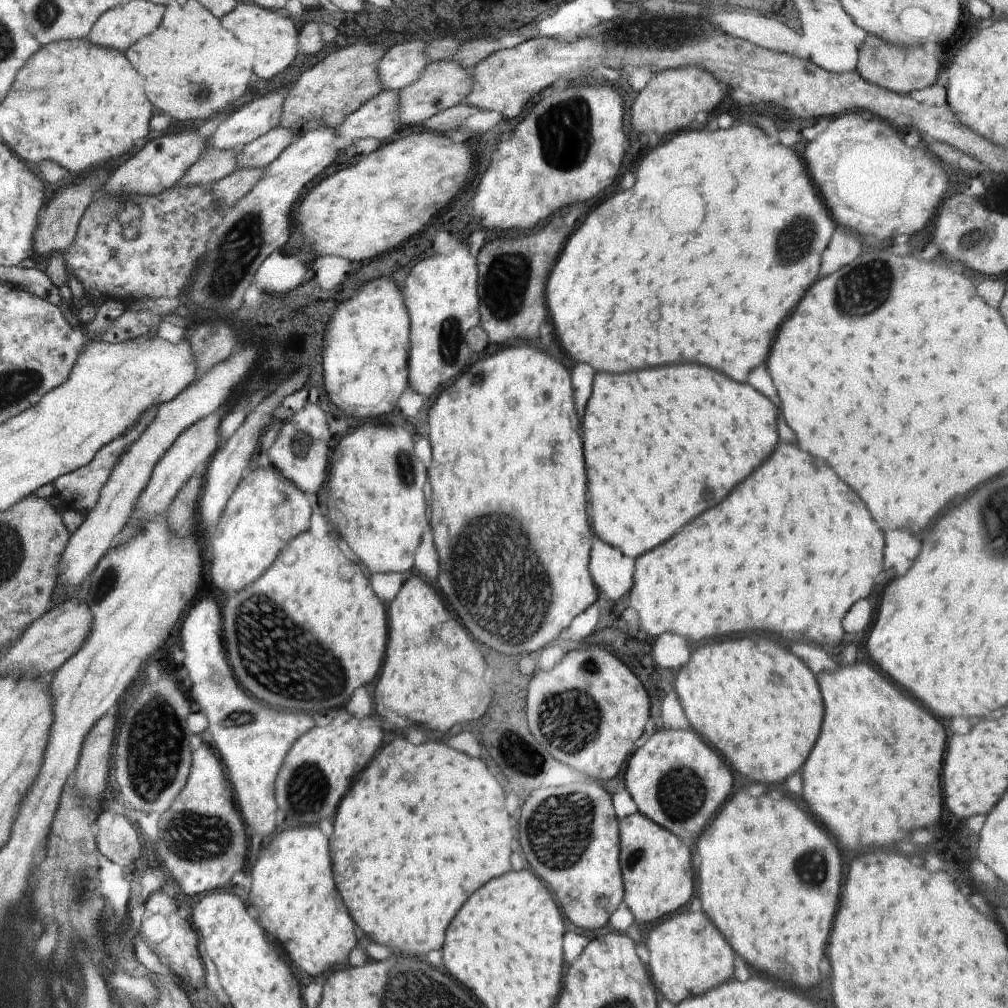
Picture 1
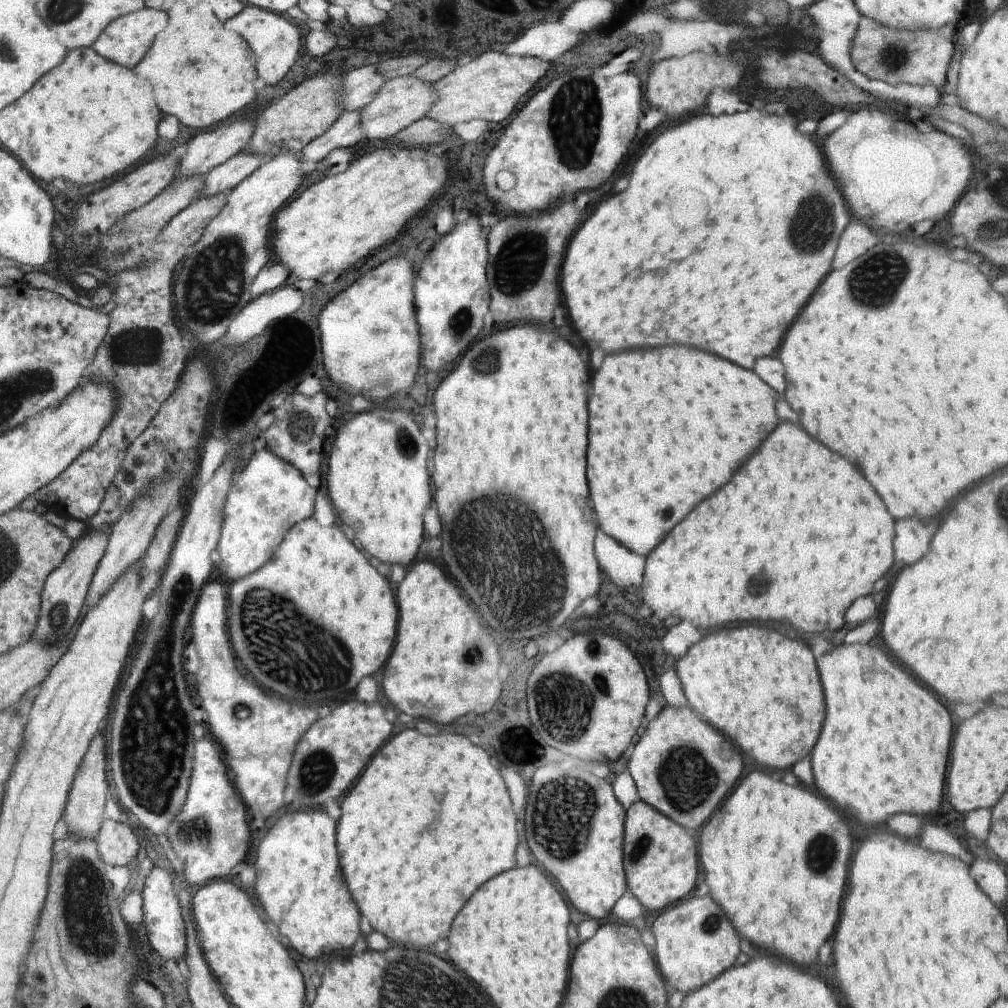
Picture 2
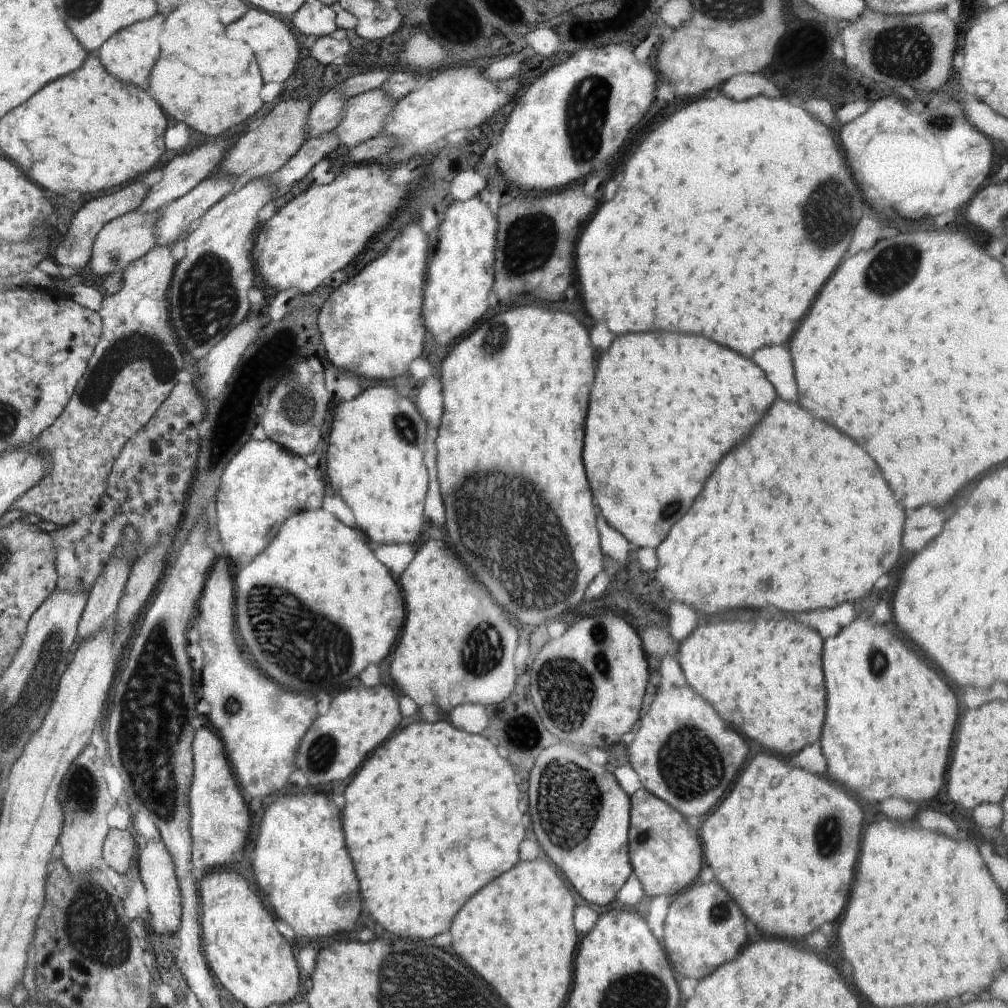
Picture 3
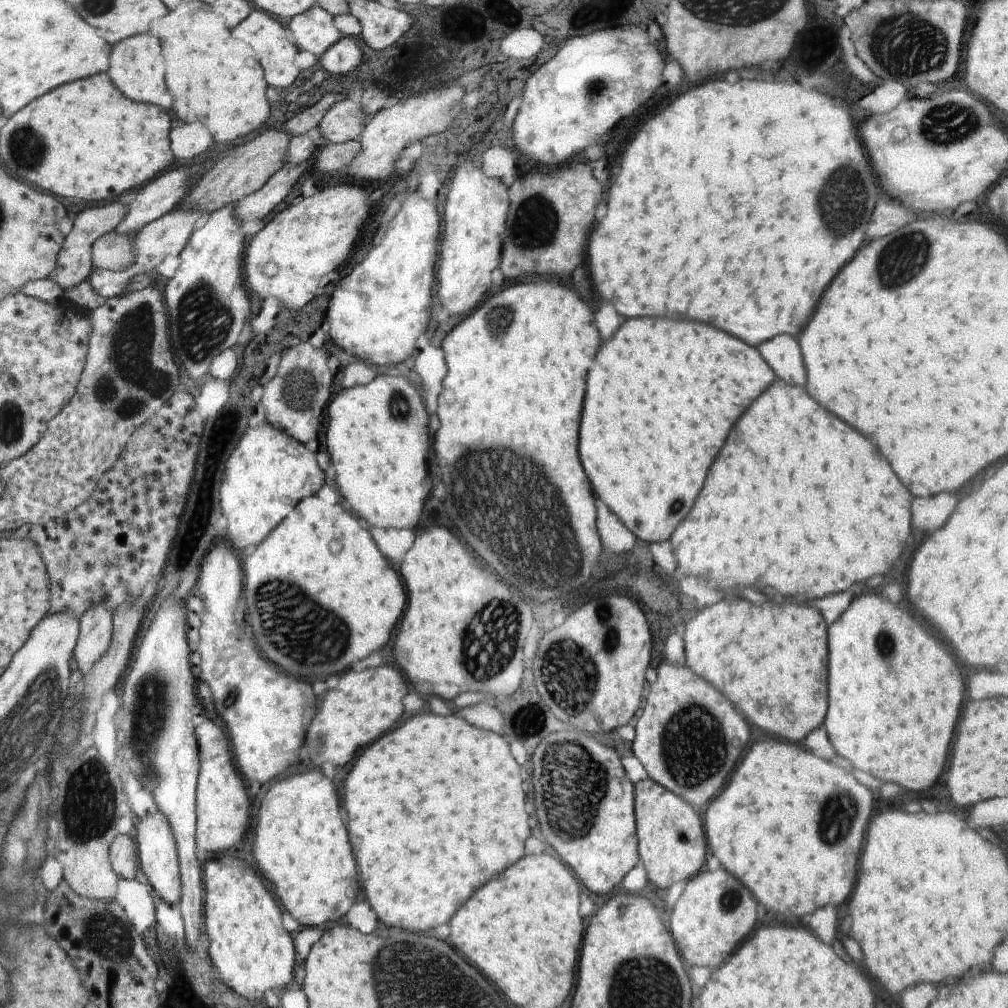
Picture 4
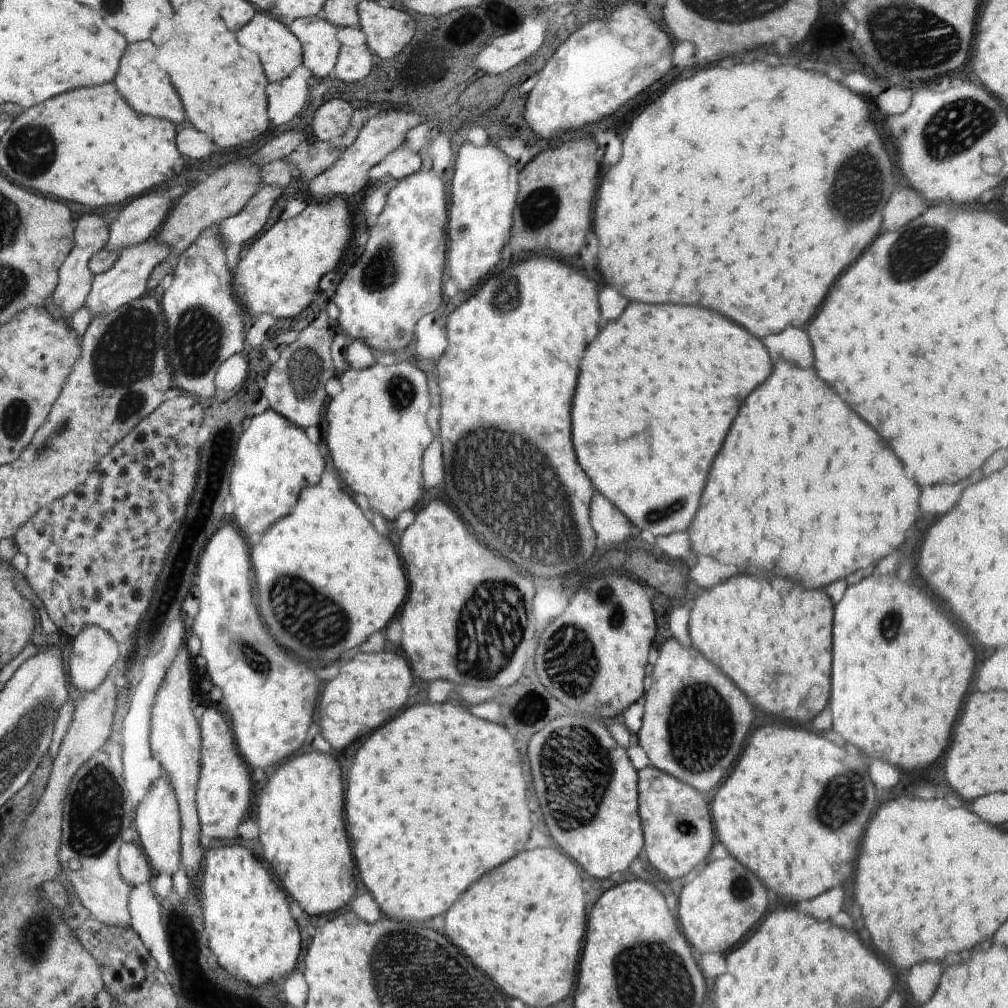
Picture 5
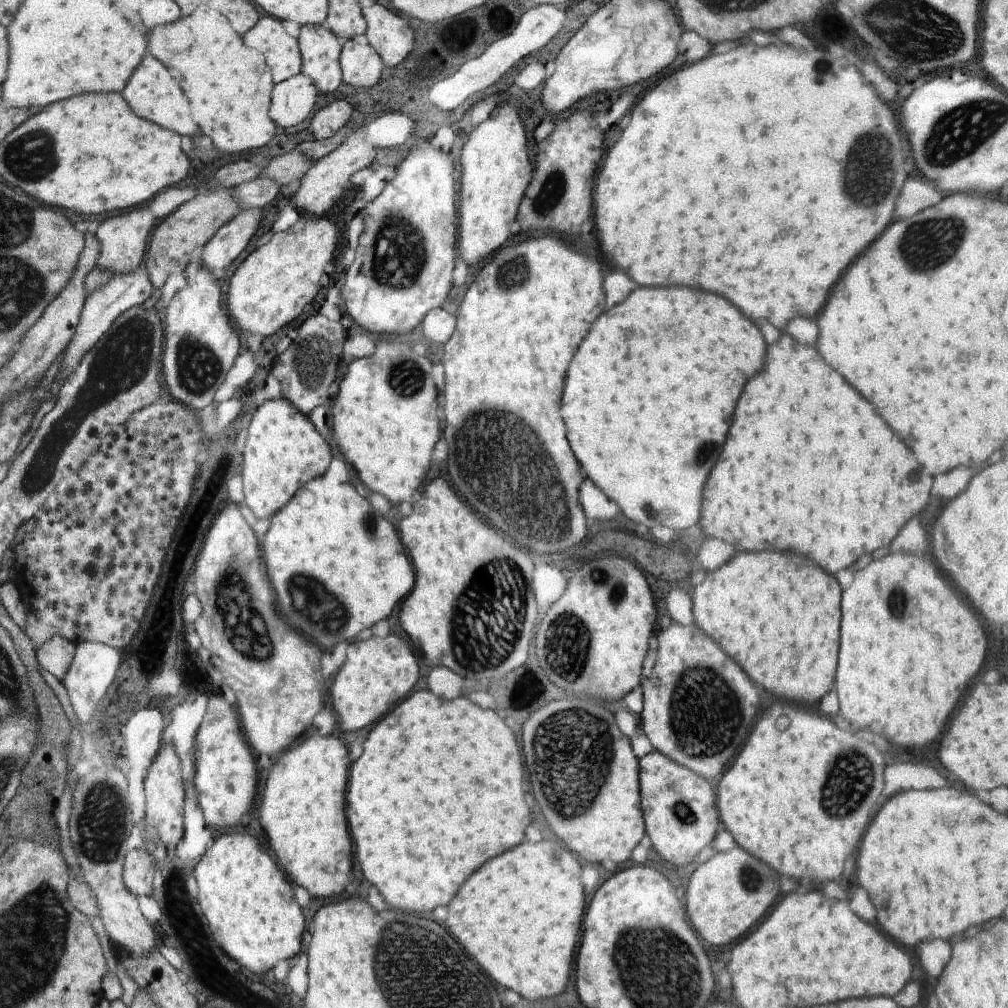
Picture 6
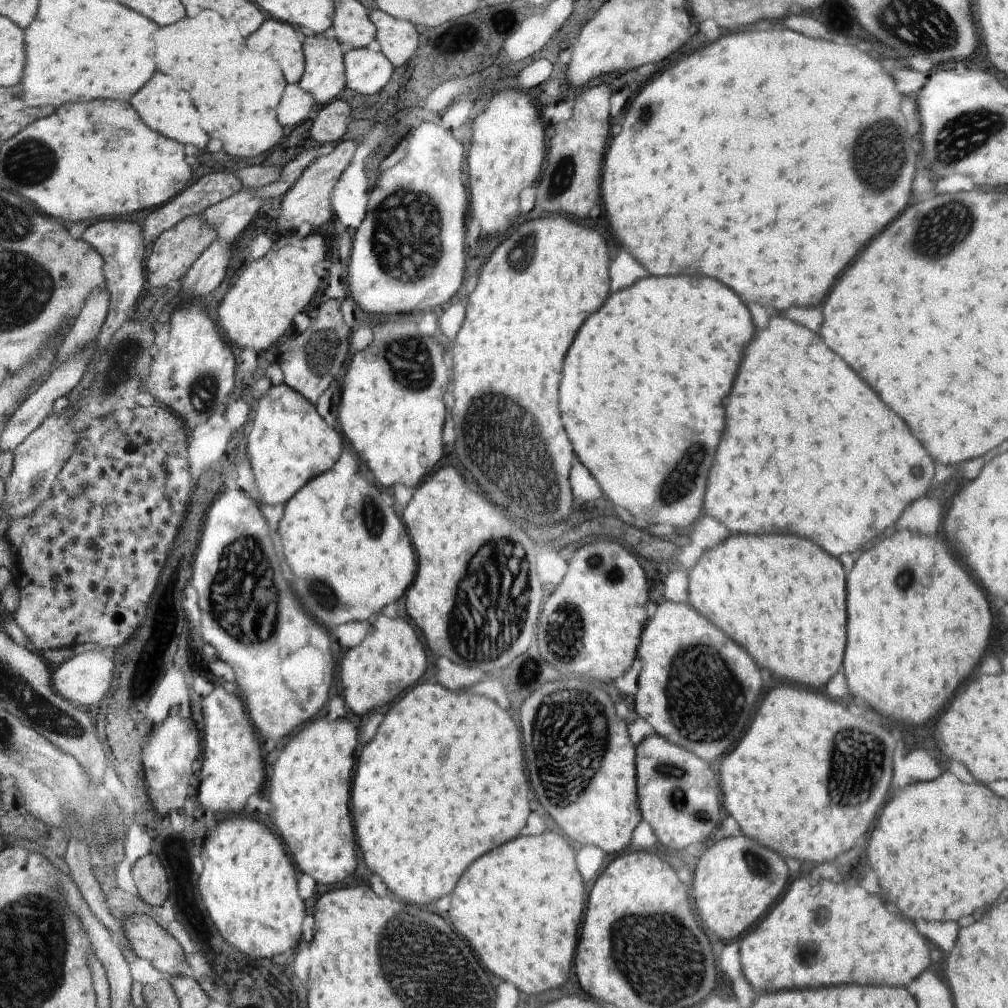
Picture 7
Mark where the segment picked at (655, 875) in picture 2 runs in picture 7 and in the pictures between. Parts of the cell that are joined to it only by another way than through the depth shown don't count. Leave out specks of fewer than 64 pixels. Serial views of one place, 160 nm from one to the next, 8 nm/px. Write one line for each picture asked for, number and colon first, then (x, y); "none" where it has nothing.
3: (666, 854)
4: (671, 839)
5: (677, 826)
6: (680, 814)
7: (677, 792)

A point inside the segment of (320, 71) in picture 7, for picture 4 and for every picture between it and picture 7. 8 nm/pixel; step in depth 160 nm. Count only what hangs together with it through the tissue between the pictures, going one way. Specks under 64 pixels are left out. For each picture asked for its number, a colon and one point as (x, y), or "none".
4: (314, 31)
5: (318, 38)
6: (319, 48)

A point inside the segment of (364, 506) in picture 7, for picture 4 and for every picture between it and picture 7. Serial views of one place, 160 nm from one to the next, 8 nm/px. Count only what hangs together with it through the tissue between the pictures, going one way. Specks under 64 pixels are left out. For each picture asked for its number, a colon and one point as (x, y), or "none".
4: (304, 621)
5: (352, 582)
6: (337, 565)

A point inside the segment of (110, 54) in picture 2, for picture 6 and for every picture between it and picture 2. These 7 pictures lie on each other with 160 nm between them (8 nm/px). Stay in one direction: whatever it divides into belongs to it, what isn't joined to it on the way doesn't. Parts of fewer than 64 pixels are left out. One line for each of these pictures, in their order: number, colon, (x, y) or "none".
3: (131, 56)
4: (137, 68)
5: (142, 83)
6: (156, 95)

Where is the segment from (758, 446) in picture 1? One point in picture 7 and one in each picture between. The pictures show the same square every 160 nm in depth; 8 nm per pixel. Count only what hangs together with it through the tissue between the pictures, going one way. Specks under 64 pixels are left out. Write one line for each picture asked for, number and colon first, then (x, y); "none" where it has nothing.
2: (668, 427)
3: (664, 408)
4: (661, 397)
5: (648, 419)
6: (651, 392)
7: (627, 385)

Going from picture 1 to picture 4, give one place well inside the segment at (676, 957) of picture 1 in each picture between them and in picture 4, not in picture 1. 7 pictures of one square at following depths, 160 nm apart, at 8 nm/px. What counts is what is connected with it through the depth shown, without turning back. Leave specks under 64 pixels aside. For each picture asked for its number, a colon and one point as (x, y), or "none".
2: (694, 943)
3: (705, 928)
4: (715, 911)

